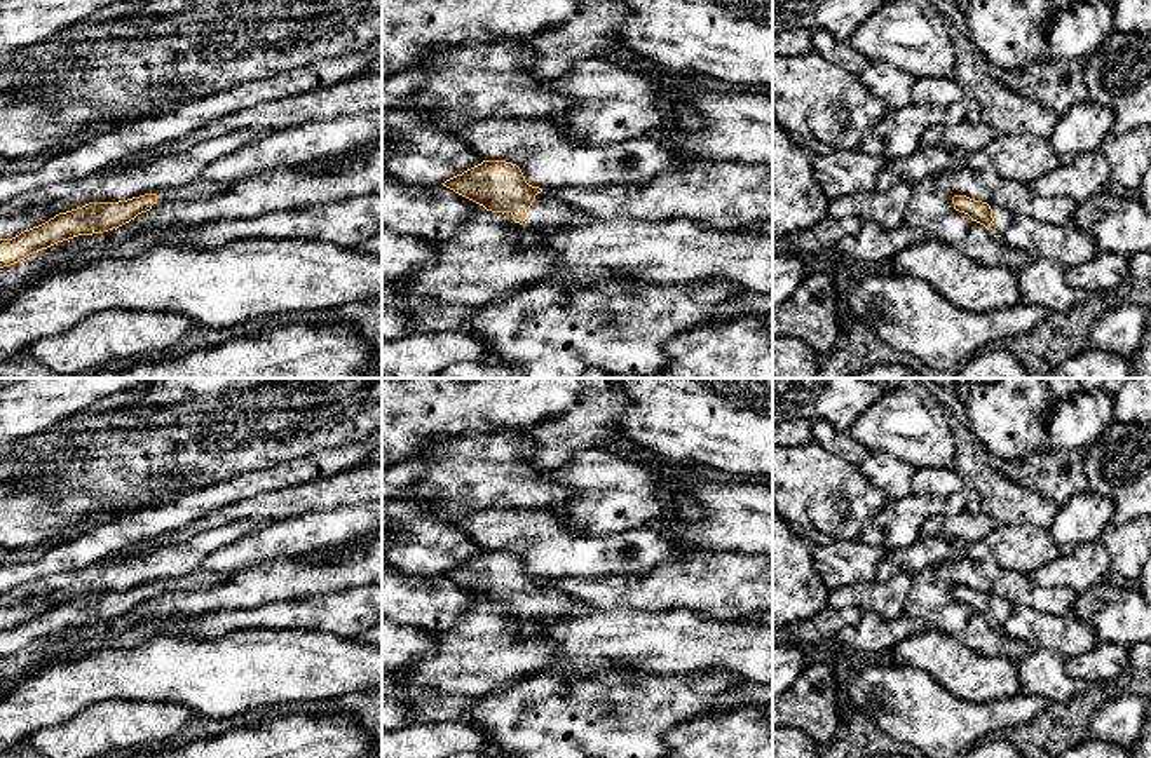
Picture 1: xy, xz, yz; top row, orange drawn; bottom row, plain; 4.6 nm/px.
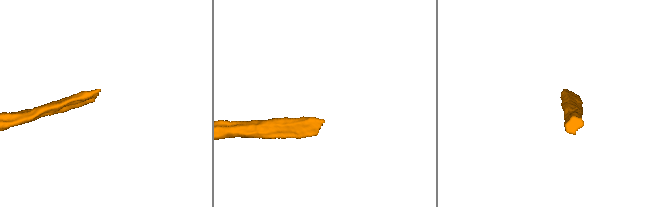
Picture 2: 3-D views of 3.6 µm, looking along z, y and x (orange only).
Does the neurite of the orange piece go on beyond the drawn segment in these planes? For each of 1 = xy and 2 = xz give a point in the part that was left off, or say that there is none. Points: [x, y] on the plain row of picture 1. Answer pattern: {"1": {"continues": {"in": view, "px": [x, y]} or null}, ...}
{"1": {"continues": {"in": "xy", "px": [199, 579]}}, "2": {"continues": {"in": "xz", "px": [546, 602]}}}

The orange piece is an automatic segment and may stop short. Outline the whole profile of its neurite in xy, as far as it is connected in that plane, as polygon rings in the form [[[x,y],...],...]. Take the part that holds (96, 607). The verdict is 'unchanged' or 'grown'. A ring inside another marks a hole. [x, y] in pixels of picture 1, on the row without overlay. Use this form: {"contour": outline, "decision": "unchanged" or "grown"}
{"contour": [[[197,568],[167,582],[145,584],[119,592],[89,592],[82,598],[59,603],[49,612],[24,620],[12,629],[0,629],[0,659],[10,657],[58,633],[119,619],[162,592],[215,587],[216,584],[225,582],[230,575],[232,572],[215,573]]], "decision": "grown"}

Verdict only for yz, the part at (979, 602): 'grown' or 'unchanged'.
grown

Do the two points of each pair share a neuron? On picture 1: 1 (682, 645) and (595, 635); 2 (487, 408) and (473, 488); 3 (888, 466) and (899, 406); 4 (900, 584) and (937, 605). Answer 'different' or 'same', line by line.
1: same
2: different
3: different
4: different

